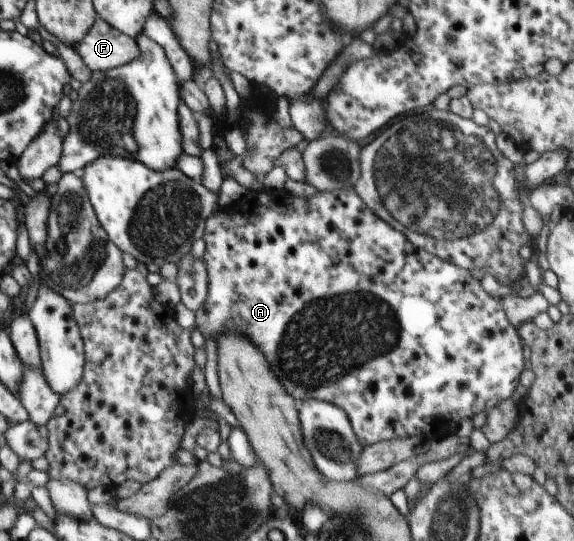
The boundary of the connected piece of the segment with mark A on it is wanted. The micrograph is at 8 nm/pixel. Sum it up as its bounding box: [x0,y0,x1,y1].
[195,188,524,445]

